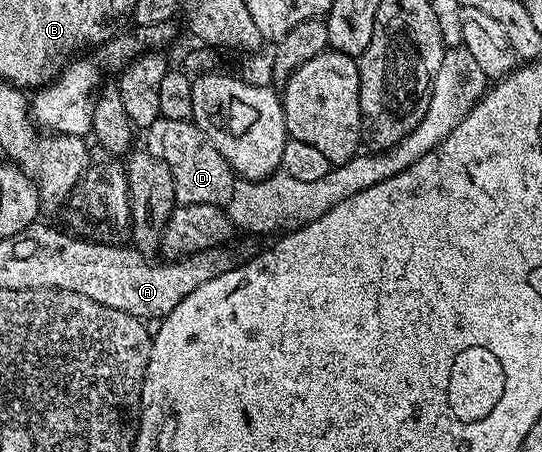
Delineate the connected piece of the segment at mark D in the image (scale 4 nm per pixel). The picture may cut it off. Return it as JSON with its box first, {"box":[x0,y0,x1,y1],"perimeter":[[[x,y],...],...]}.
{"box":[145,118,237,208],"perimeter":[[[158,118],[152,126],[146,127],[147,142],[145,148],[157,160],[161,160],[173,172],[176,203],[209,204],[220,208],[226,207],[233,196],[237,175],[231,165],[221,156],[218,148],[210,142],[194,121],[169,120]]]}

